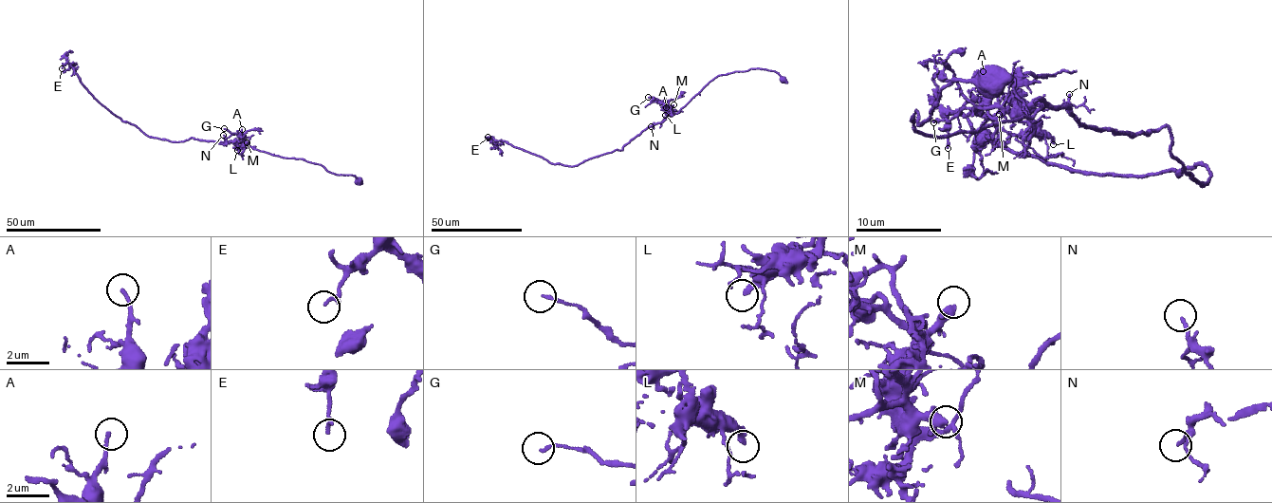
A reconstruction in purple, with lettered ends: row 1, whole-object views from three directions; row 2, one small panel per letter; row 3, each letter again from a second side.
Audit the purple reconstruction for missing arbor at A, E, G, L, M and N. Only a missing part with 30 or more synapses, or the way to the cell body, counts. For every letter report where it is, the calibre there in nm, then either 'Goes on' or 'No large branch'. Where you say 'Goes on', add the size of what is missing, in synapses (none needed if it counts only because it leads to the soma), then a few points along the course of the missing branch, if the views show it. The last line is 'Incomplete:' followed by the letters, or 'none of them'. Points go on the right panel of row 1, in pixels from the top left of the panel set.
A: Place: (983, 71). Thickness 160 nm. No large branch
E: Place: (948, 148). Thickness 160 nm. No large branch
G: Place: (933, 122). Thickness 120 nm. No large branch
L: Place: (1053, 144). Thickness 280 nm. No large branch
M: Place: (999, 114). Thickness 420 nm. Goes on. Roughly 60 synapses. Course of what is missing: (999, 114), (983, 121), (968, 122), (958, 106), (924, 96), (904, 53), (900, 32)
N: Place: (1069, 94). Thickness 140 nm. No large branch
Incomplete: M

